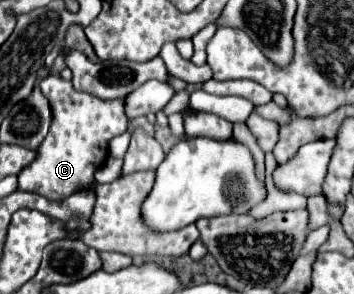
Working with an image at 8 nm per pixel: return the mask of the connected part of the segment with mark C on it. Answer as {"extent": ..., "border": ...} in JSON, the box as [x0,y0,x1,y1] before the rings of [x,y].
{"extent":[19,76,127,200],"border":[[[47,76],[39,82],[41,92],[49,98],[53,122],[47,138],[37,148],[37,156],[29,168],[23,168],[19,178],[19,190],[35,192],[47,200],[65,200],[73,192],[91,186],[95,172],[109,158],[111,138],[127,130],[127,116],[123,112],[123,100],[101,100],[97,96],[87,96],[77,92],[71,81],[61,76]]]}

